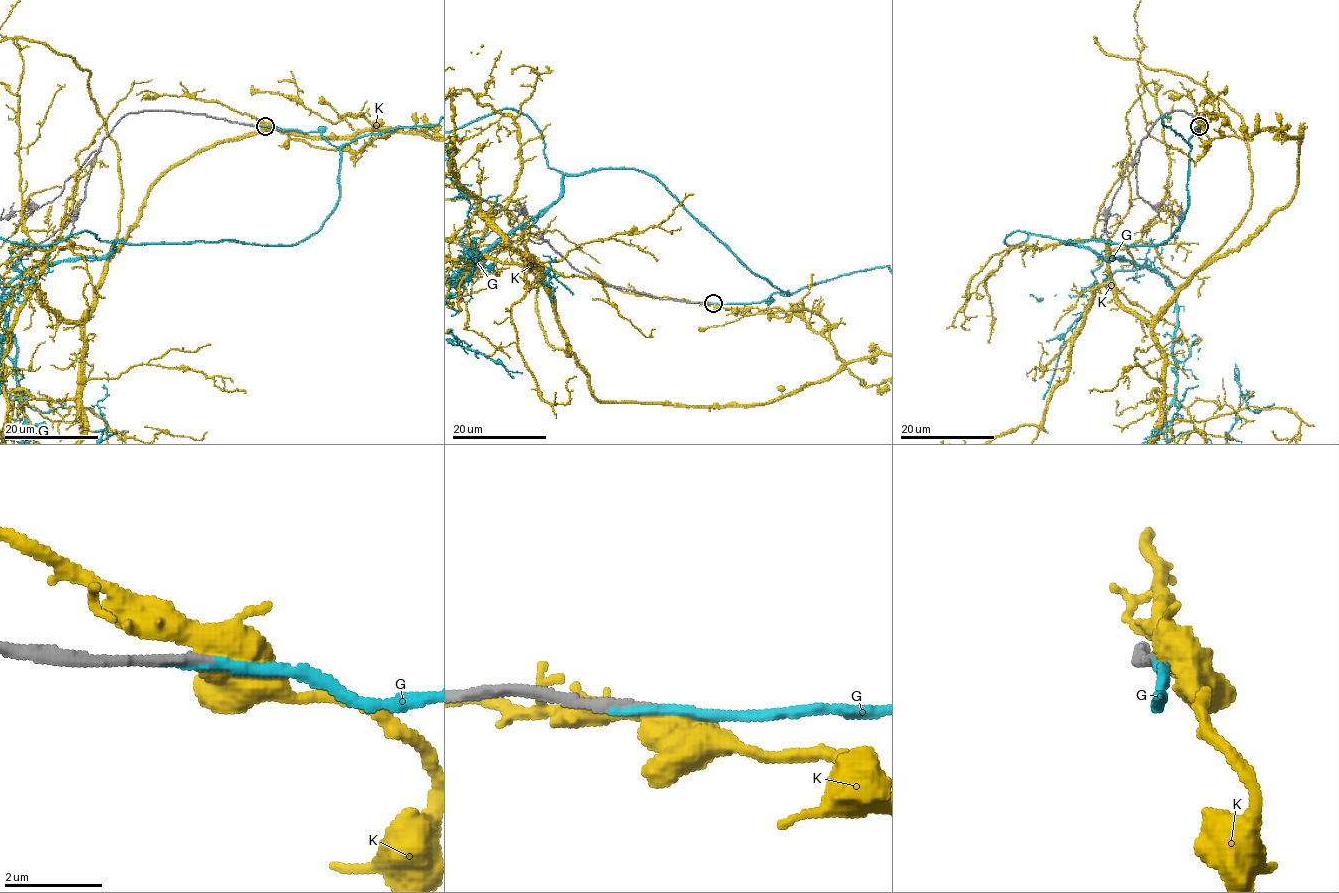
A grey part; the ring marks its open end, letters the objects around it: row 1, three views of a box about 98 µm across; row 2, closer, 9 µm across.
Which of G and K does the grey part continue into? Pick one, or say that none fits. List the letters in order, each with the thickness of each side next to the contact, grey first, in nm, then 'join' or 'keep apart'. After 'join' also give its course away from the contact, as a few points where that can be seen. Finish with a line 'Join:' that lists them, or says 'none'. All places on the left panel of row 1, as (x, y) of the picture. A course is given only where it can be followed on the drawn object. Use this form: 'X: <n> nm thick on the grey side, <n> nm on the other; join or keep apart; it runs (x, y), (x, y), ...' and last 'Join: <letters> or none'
G: 240 nm thick on the grey side, 180 nm on the other; join; it runs (264, 126), (339, 148), (336, 208), (291, 245), (87, 231), (30, 245)
K: 200 nm thick on the grey side, 480 nm on the other; keep apart
Join: G

